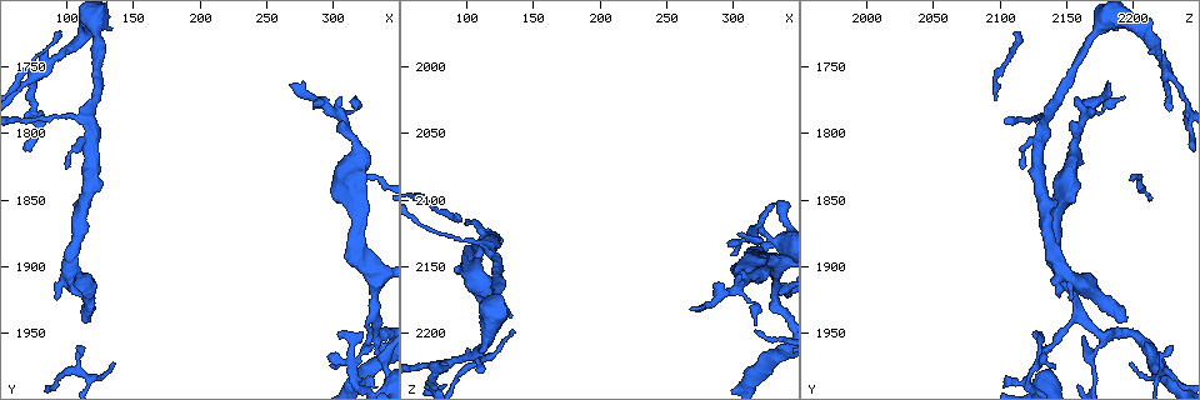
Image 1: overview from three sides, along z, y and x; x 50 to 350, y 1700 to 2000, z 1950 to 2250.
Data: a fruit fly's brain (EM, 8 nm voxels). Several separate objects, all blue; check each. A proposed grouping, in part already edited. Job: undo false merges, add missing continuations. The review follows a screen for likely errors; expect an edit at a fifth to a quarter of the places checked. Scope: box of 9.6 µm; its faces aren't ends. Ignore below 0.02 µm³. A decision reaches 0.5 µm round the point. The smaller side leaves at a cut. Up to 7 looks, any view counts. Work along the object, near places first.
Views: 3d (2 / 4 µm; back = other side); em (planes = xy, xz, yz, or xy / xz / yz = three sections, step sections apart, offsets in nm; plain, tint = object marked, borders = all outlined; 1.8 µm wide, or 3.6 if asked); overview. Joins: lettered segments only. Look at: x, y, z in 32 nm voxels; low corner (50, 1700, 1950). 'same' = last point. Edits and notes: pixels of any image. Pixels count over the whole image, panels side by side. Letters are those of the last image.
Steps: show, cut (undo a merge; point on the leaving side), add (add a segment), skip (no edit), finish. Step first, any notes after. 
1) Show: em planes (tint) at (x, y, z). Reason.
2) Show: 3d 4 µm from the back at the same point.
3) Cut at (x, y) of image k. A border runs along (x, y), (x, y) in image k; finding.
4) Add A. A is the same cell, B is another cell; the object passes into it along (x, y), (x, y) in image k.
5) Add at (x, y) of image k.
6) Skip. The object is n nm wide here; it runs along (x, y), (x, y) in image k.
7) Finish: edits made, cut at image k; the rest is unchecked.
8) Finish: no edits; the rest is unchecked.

Show: 3d 2 µm at (114, 1940, 2192). Free end.

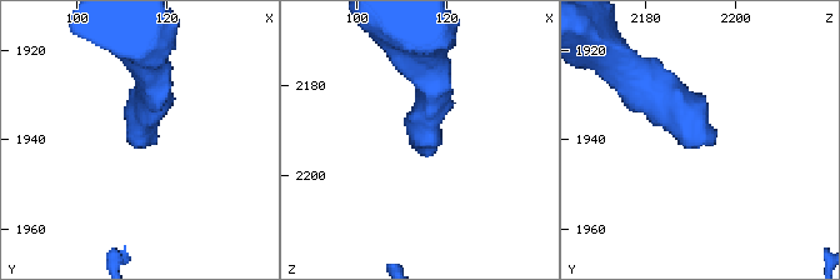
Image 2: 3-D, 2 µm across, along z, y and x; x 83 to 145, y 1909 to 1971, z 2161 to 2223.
Show: em yz step 4 (borders) at (114, 1942, 2190).

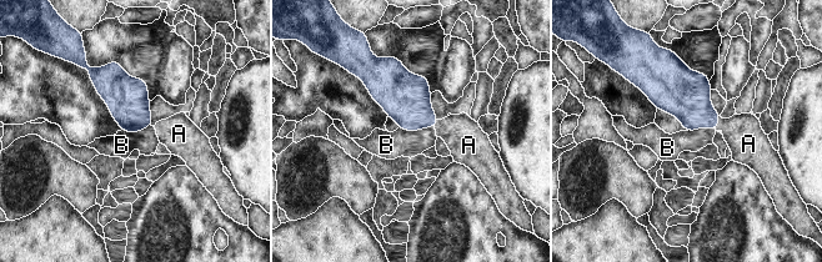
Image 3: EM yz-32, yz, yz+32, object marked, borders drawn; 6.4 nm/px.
Add A. The object is 220 nm wide here; A is the same cell, B is another cell; the object passes into it along (688, 96), (717, 122), (748, 144) in image 3; the cell continues.

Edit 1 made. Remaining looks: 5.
Show: em 3.6 µm planes (borders) at (120, 1720, 2174). Thick turns thin.

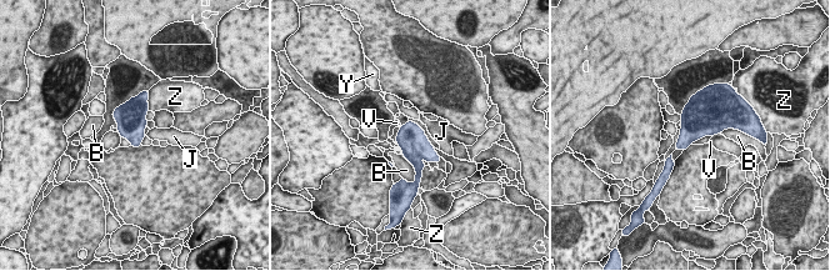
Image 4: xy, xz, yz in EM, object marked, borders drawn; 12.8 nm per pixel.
Skip. The longest contact is with B, 320 nm; B, J, V, Y and Z are other cells; a border runs along (720, 133), (713, 136) in image 4; all the same cell.

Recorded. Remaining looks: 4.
Show: em planes (borders) at (318, 1986, 2120).

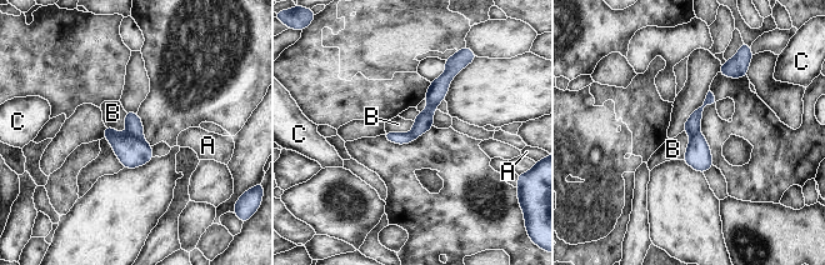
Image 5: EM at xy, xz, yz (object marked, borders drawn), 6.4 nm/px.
Cut at (131, 151) of image 5. The object is 120 nm wide here; A, B and C are other cells; a border runs along (129, 131), (143, 140) in image 5; two cells meet here.

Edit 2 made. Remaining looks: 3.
Finish: edits made, add at image 3, cut at image 5; the rest is unchecked.

